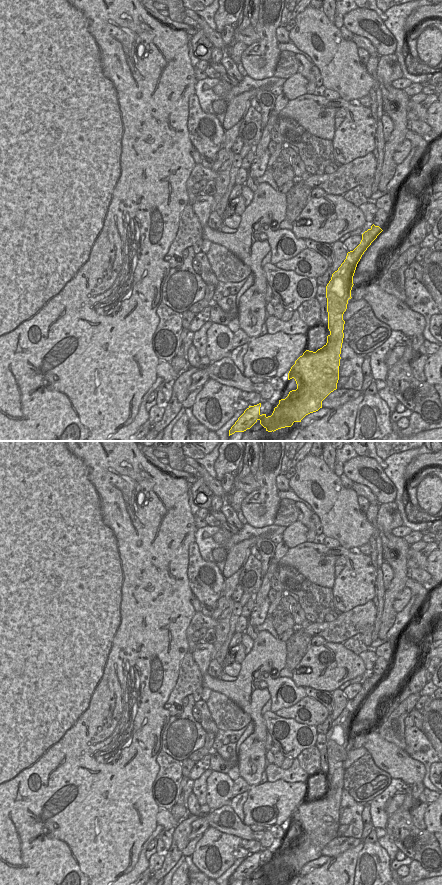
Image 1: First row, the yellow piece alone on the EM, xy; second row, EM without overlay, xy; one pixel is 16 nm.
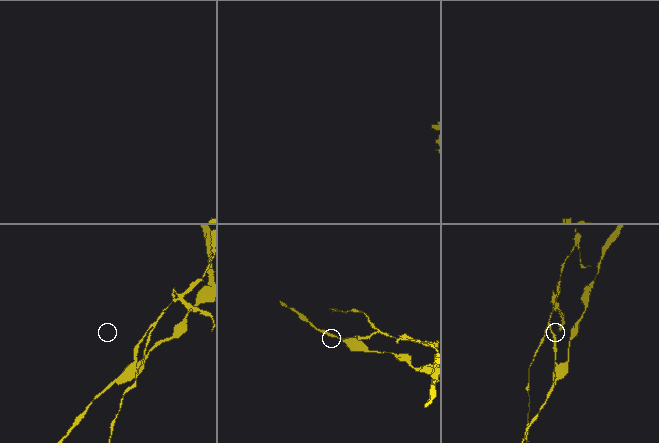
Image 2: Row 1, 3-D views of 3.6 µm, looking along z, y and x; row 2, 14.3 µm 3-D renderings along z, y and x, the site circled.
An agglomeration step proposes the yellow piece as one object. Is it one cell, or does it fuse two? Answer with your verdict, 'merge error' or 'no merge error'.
merge error

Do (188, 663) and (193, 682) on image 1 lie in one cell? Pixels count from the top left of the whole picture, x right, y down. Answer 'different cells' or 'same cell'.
same cell

